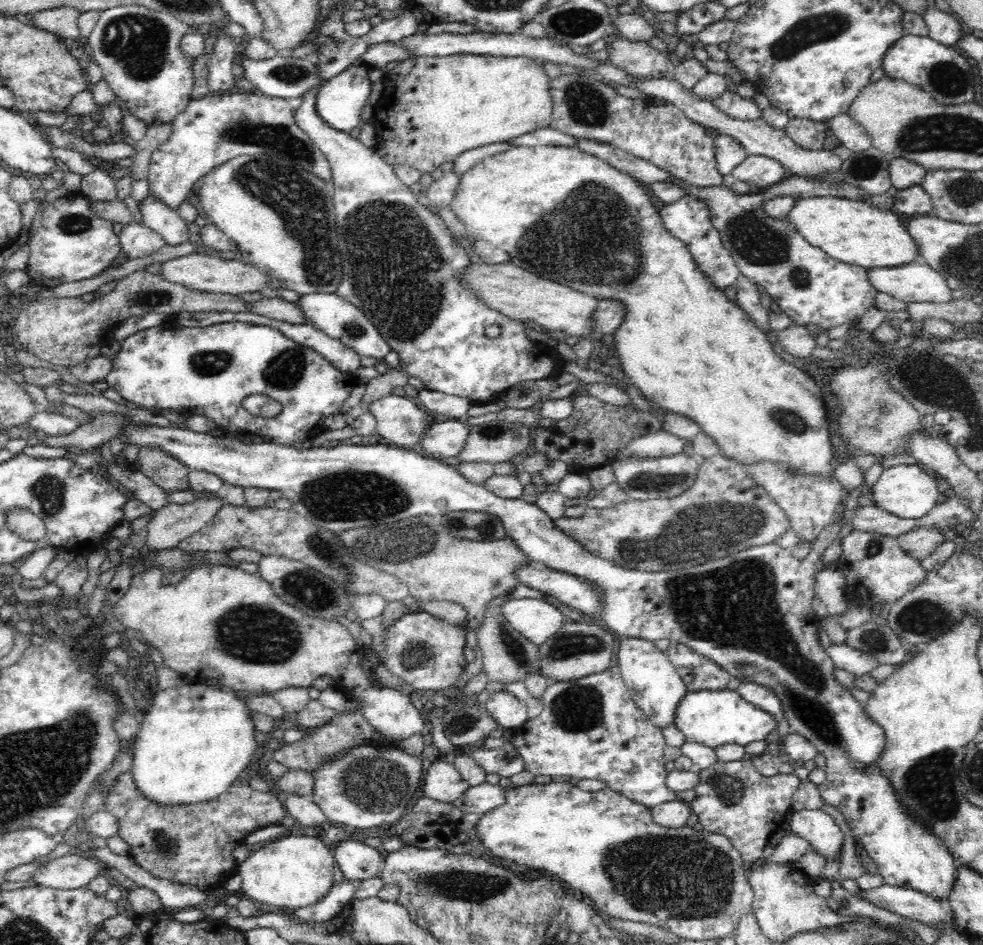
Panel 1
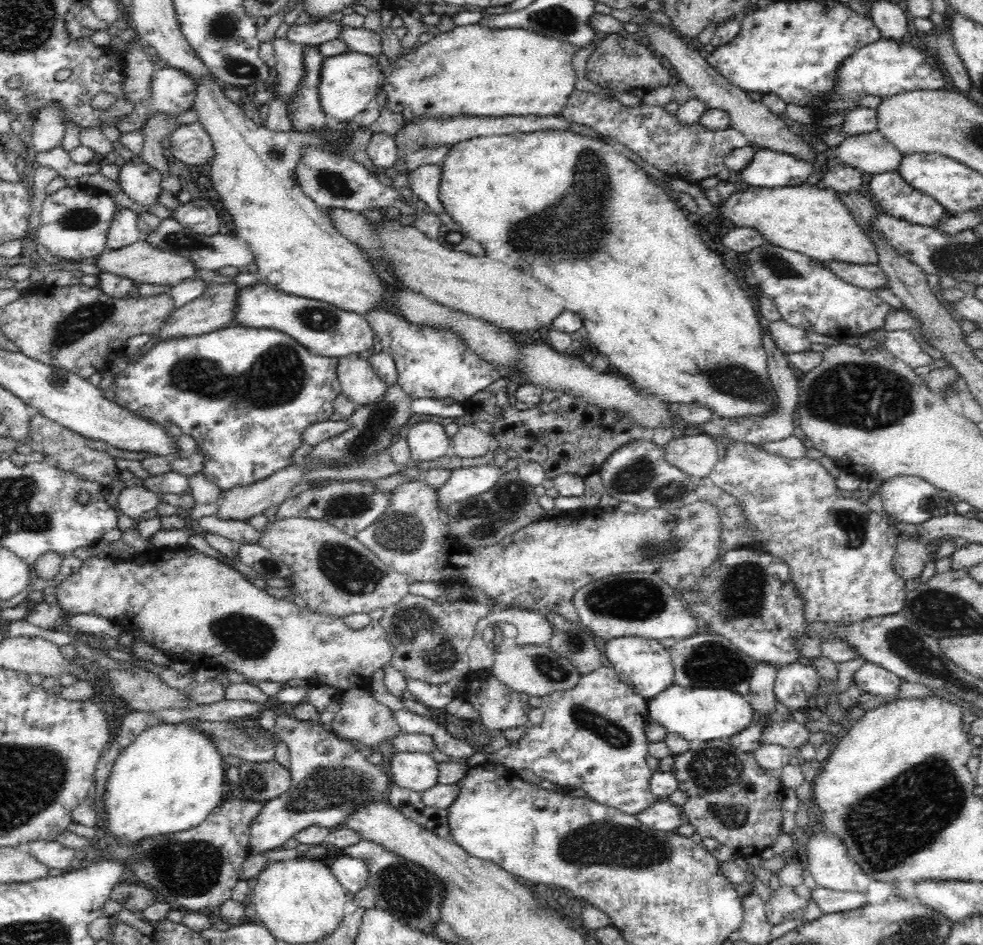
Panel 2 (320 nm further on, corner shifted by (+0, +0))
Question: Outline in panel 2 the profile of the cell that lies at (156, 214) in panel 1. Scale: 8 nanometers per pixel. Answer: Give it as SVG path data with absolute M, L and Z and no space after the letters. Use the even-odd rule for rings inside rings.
M128 157L127 163L120 168L118 182L130 199L148 212L152 205L159 203L163 177L160 171L143 160Z

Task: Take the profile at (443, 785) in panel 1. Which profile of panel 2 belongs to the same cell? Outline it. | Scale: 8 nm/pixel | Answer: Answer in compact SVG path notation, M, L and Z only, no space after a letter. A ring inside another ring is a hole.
M395 752L388 766L393 782L402 788L422 793L439 782L439 763L430 753Z

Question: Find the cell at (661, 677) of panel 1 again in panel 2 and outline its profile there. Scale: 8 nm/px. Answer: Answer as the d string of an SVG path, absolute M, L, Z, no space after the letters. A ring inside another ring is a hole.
M627 636L605 643L605 654L610 666L616 670L621 682L628 684L635 694L647 701L655 699L666 688L674 684L675 669L672 665L671 652L659 640L644 637Z

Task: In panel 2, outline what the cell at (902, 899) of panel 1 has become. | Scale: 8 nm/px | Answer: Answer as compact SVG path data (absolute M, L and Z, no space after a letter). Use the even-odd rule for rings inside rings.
M818 886L811 890L811 897L820 907L822 914L854 910L868 904L864 892L852 892L850 890L842 892L841 890L830 890Z

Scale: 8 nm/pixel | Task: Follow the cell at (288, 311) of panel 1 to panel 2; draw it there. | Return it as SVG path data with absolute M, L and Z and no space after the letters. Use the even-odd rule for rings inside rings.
M208 282L207 287L198 298L172 313L168 322L159 330L160 340L168 340L170 337L200 336L202 333L215 332L217 329L236 325L238 296L240 296L240 288L236 283Z

